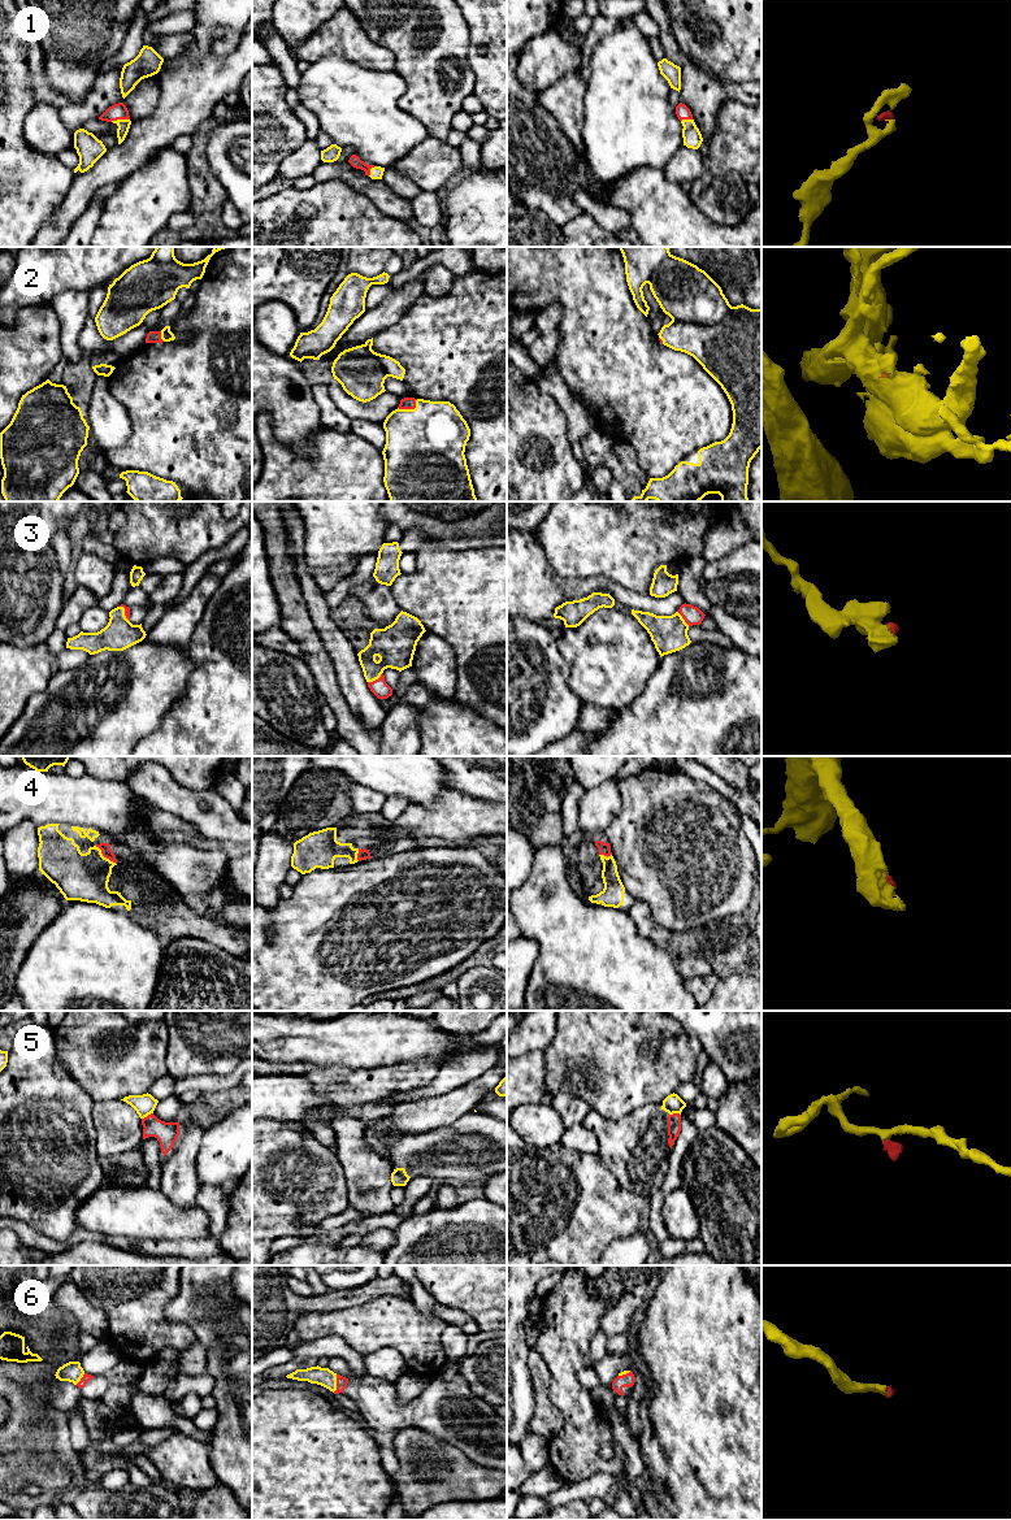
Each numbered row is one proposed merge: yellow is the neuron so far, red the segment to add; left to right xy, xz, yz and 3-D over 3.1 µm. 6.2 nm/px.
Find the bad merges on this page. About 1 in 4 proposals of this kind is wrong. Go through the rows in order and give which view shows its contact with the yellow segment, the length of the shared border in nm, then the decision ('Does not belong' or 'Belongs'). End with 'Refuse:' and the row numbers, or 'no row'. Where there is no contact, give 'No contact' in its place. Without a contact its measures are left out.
1: Touches yellow in xy. Shared border 120 nm. Belongs
2: Touches yellow in xz. Shared border 140 nm. Belongs
3: Touches yellow in xz. Shared border 110 nm. Belongs
4: Touches yellow in xy. Shared border 180 nm. Belongs
5: Touches yellow in xy. Shared border 80 nm. Does not belong
6: Touches yellow in xz. Shared border 110 nm. Belongs
Refuse: 5

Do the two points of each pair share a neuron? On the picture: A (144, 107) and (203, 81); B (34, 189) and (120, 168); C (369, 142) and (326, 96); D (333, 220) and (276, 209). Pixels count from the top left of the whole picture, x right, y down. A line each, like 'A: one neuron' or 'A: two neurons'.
A: two neurons
B: two neurons
C: one neuron
D: one neuron

